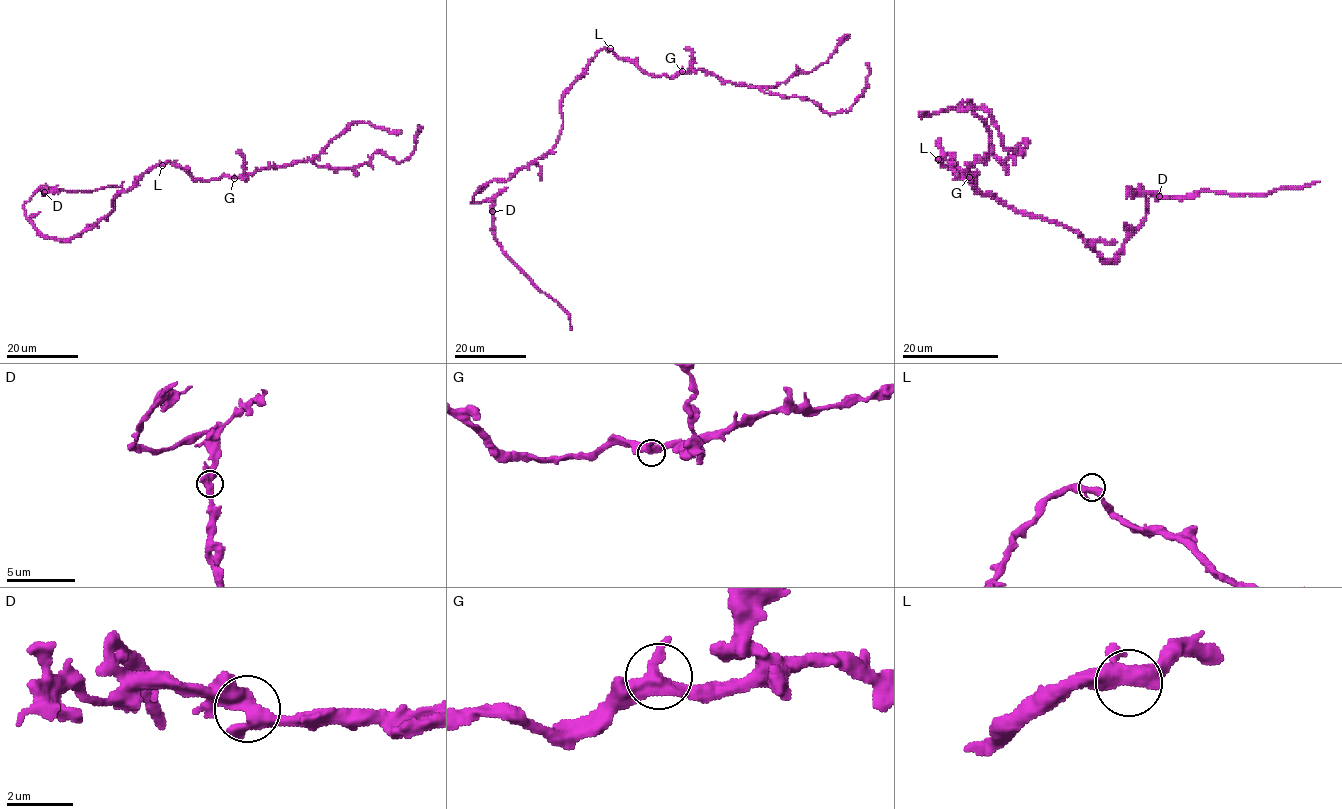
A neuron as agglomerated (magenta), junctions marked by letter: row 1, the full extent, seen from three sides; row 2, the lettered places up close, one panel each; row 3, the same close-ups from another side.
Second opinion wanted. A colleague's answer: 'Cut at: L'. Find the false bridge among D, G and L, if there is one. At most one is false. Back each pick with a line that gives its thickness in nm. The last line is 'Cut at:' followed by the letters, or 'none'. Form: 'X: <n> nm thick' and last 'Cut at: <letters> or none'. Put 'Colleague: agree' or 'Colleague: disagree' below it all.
Cut at: none
Colleague: disagree

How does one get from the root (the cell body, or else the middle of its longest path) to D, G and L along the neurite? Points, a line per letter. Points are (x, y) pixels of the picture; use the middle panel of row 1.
D: (581, 75), (561, 101), (555, 145), (507, 180), (491, 180), (475, 193), (472, 201), (490, 201), (492, 211)
G: (581, 75), (588, 62), (603, 49), (633, 60), (643, 71), (657, 76), (672, 77), (682, 71)
L: (581, 75), (600, 51), (610, 48)

